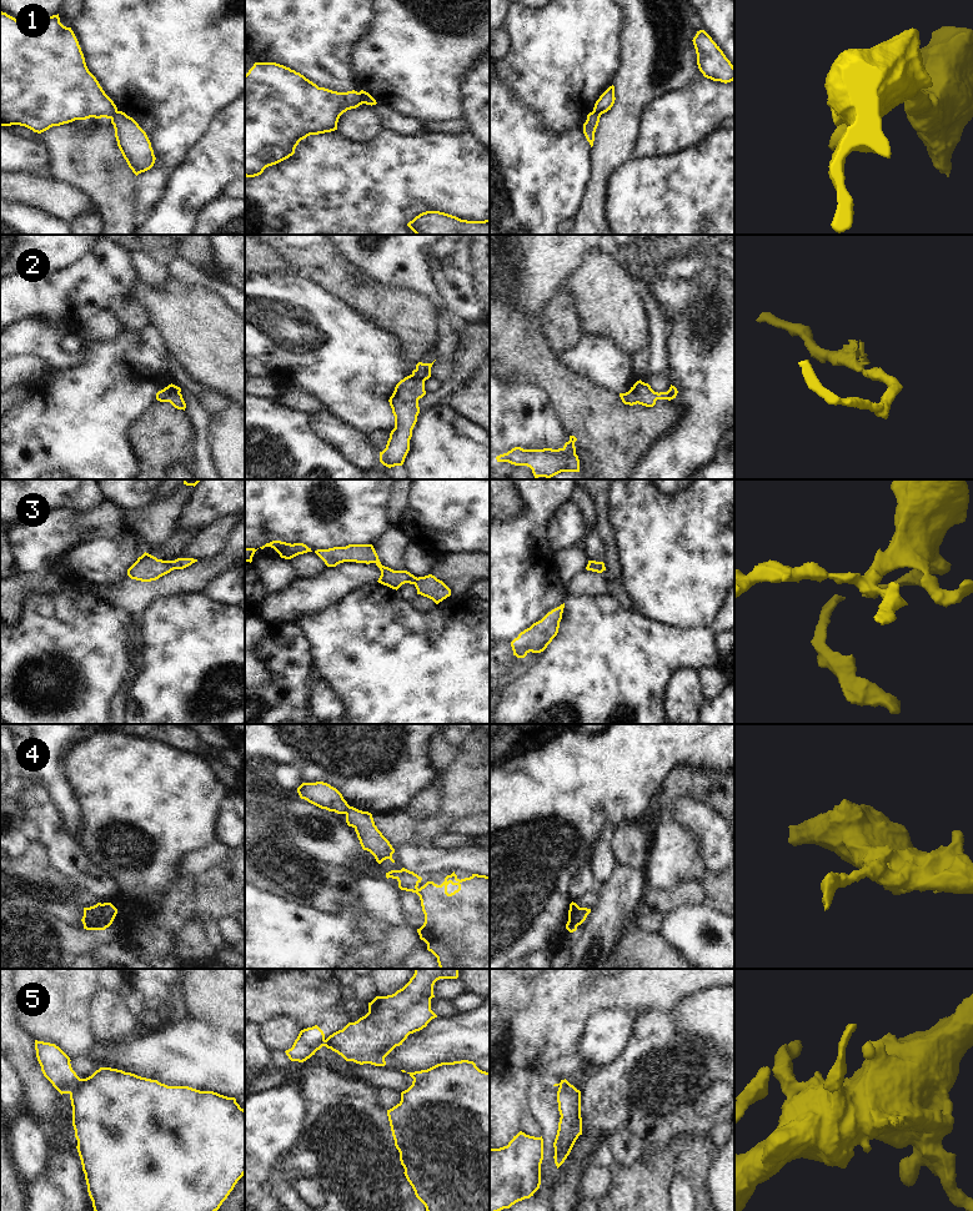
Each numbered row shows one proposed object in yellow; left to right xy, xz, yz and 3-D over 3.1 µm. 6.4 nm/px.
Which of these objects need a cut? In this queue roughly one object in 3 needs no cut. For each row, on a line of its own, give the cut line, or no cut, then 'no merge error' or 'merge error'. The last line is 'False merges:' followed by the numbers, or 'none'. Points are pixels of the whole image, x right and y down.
1: cut in xz along (359, 93), (364, 102); merge error
2: no cut; no merge error
3: no cut; no merge error
4: cut in xy along (101, 904), (101, 916), (105, 928); merge error
5: cut in xy along (80, 1079), (69, 1093); merge error
False merges: 1, 4, 5

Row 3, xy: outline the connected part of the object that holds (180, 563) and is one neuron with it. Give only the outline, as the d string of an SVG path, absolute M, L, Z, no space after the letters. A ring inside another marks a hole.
M145 552L127 569L127 576L131 579L151 582L159 579L160 577L170 573L174 569L184 569L195 562L197 562L197 559L194 558L177 558L175 561L162 561Z

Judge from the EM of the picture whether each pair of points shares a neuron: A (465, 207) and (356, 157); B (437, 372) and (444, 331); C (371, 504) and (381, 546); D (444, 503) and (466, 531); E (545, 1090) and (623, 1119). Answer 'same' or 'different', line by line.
A: same
B: same
C: different
D: same
E: different

